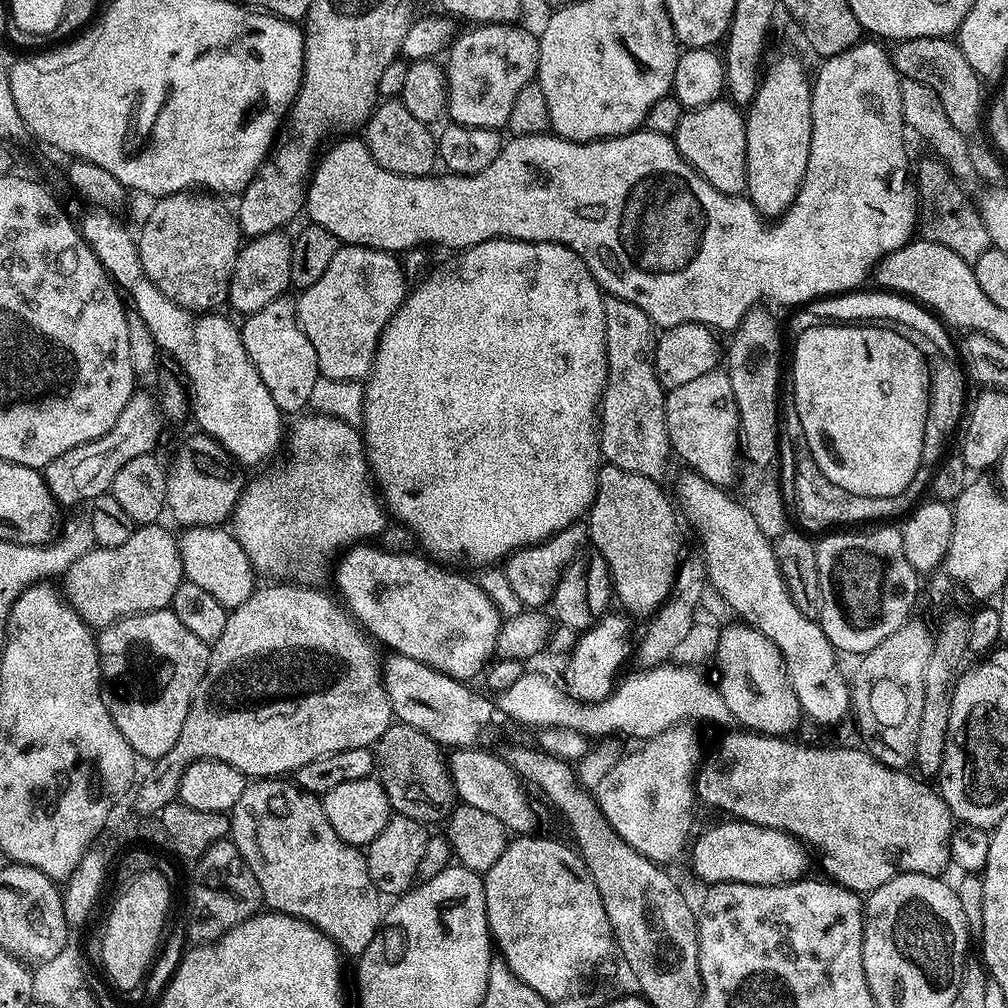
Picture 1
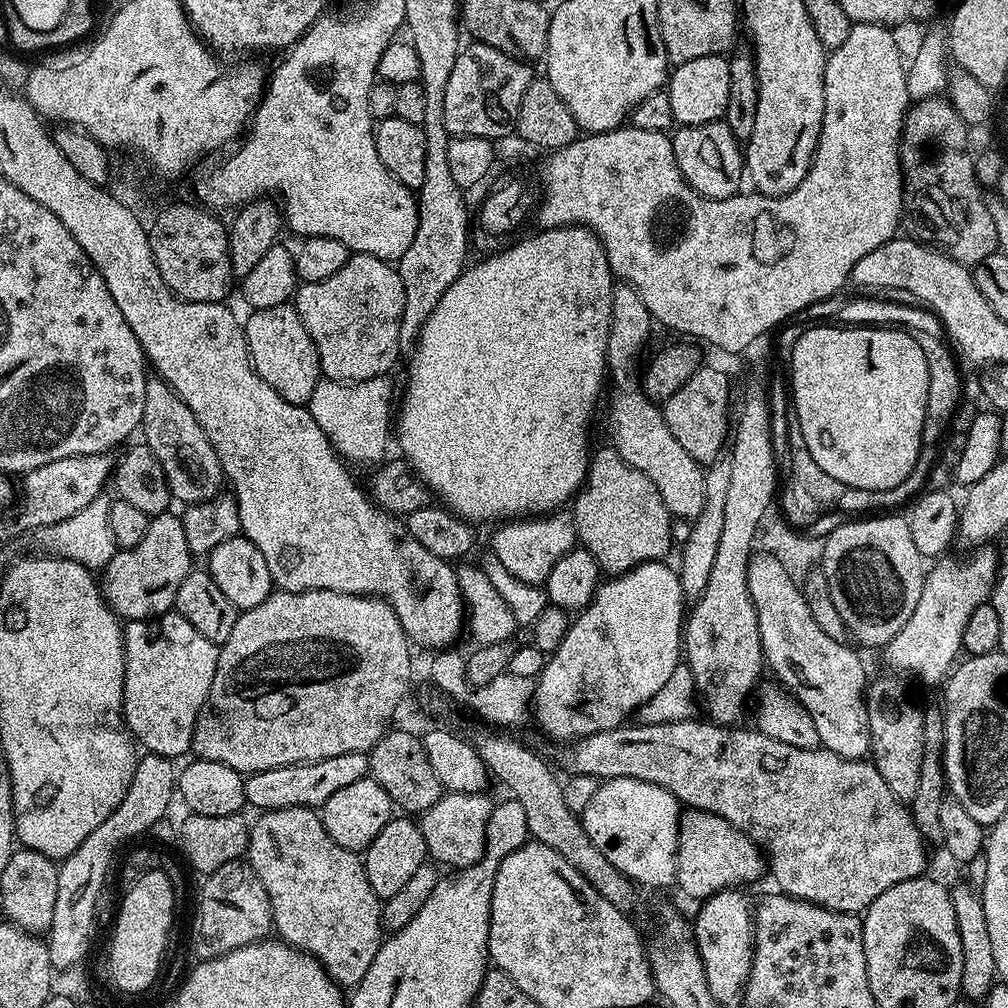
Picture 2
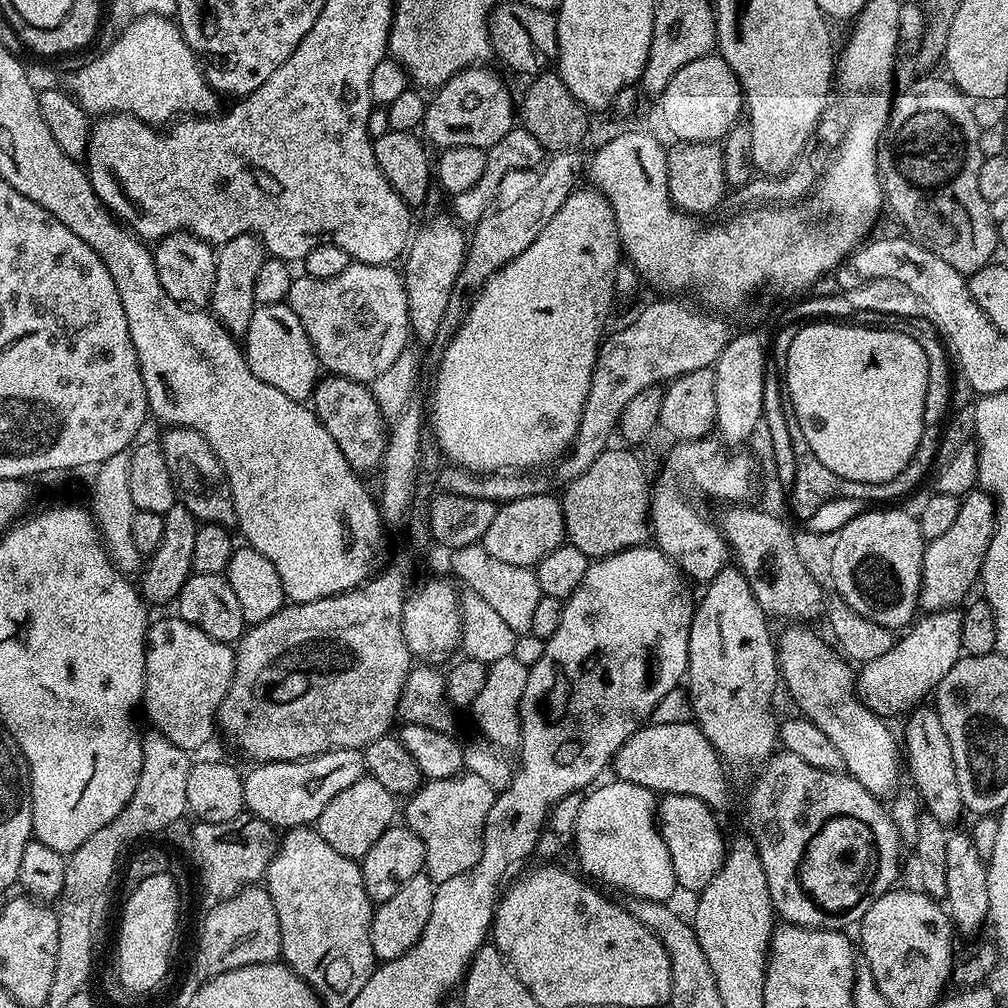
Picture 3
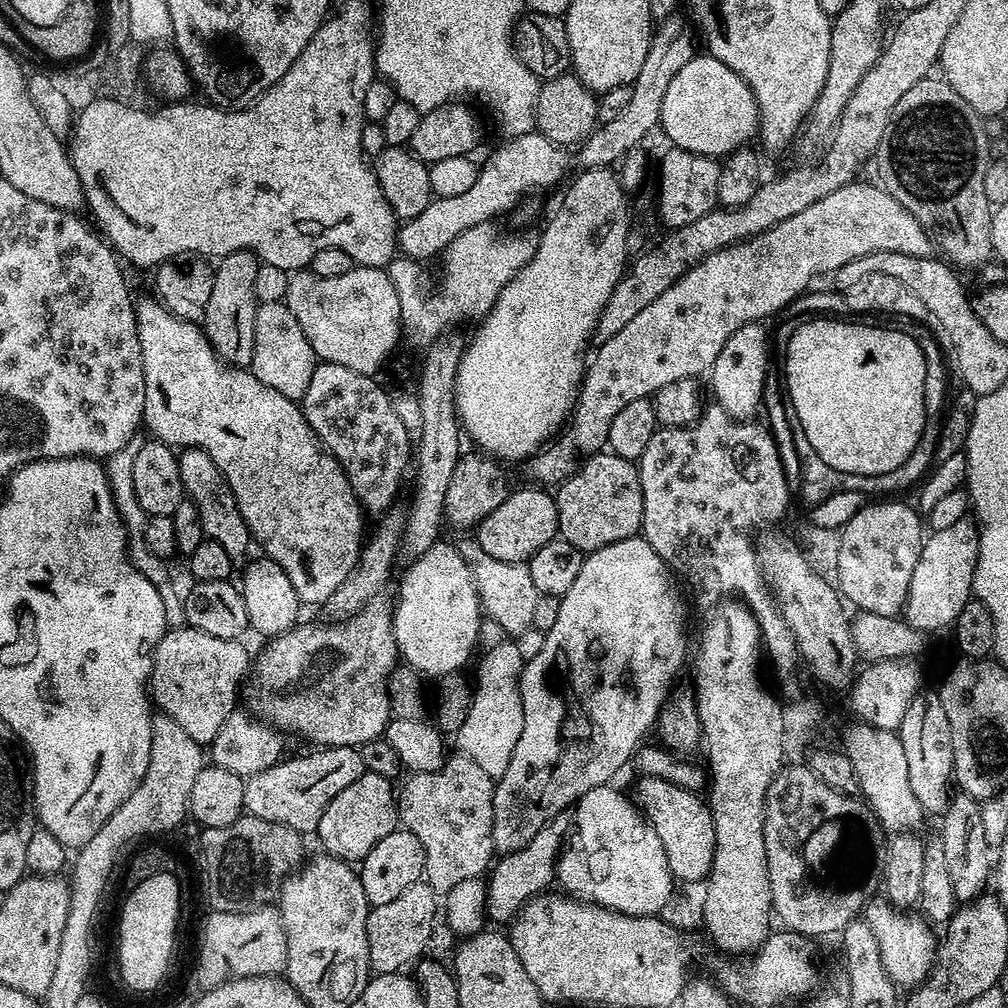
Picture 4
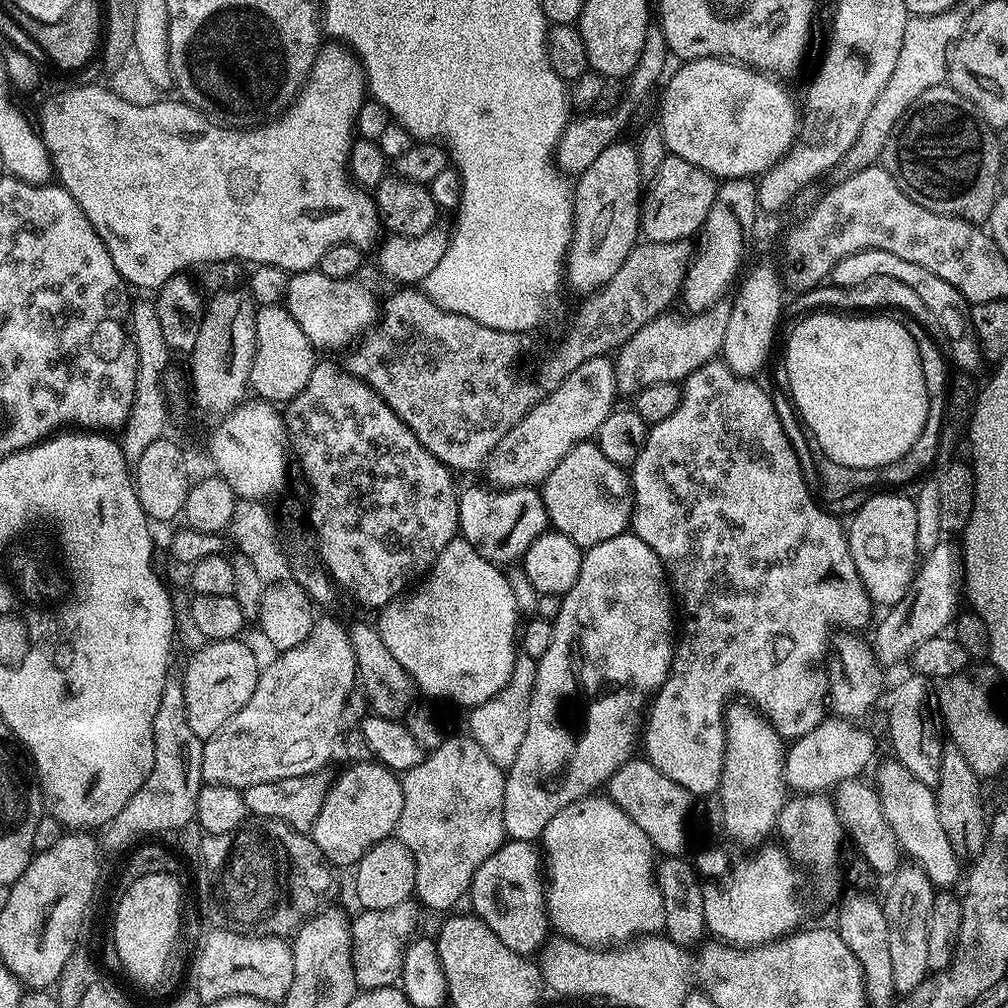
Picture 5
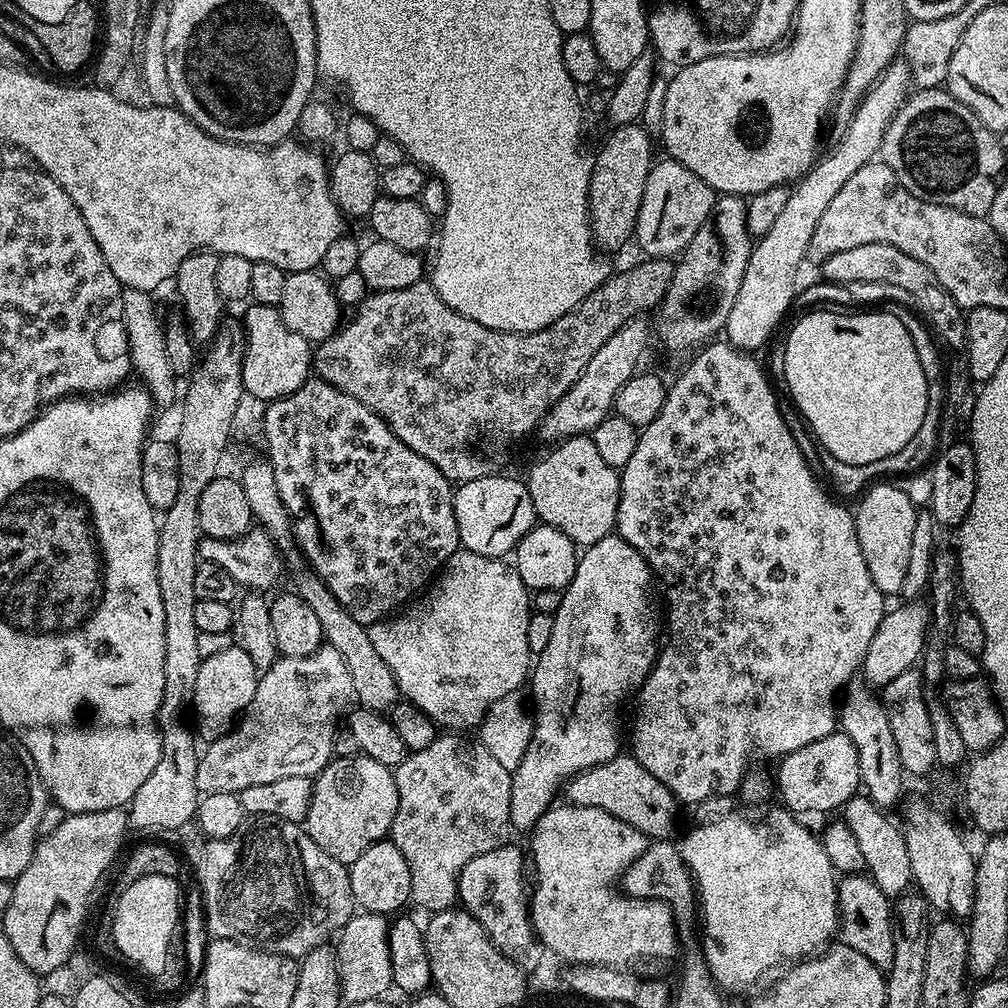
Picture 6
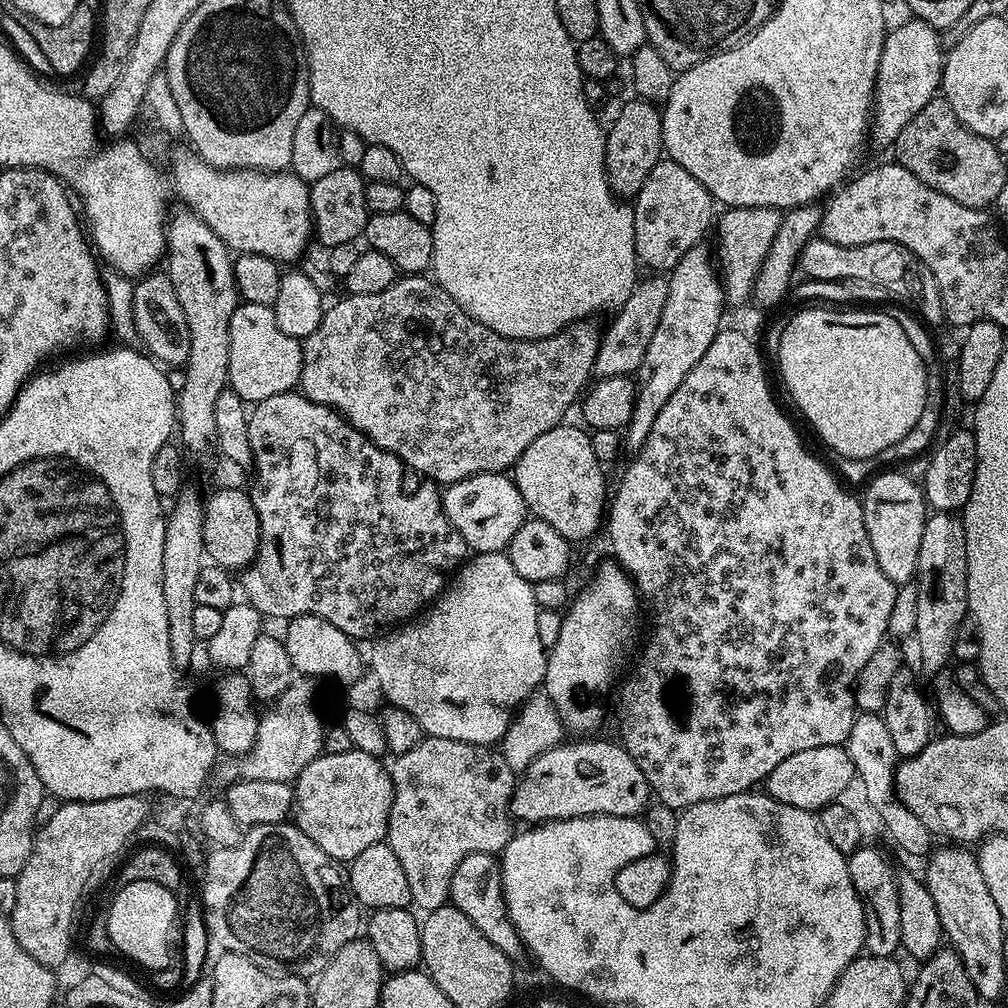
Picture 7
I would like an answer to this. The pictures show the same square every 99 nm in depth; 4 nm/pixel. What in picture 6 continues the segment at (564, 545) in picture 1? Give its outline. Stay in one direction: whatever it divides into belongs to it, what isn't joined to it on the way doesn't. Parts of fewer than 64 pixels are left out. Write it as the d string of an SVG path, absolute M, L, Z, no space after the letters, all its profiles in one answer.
M493 474L463 481L455 489L452 501L460 543L474 554L507 557L507 552L509 555L516 543L538 523L527 483L523 479L515 480L512 476Z

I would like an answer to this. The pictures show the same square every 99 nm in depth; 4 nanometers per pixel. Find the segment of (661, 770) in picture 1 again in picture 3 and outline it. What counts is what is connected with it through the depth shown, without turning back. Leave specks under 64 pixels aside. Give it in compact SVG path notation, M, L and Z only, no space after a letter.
M613 779L611 783L593 787L578 810L574 846L579 871L617 888L625 897L667 901L670 869L666 842L658 831L657 793L625 780Z

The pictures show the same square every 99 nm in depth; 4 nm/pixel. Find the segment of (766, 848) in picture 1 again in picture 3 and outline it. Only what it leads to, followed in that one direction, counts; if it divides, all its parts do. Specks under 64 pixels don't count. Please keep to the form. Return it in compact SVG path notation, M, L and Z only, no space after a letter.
M686 794L677 796L661 795L658 800L658 831L666 842L670 876L691 894L699 893L718 874L724 864L726 836L720 833L720 824L716 821L717 813L703 804L698 798Z

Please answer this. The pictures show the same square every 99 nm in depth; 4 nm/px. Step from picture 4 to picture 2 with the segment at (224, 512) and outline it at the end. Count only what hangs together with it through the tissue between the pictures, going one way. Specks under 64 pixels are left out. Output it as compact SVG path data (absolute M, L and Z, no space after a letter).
M155 374L149 375L146 382L143 432L143 443L148 445L154 458L158 458L166 474L166 482L172 492L173 501L181 500L181 505L184 506L204 504L221 495L223 488L220 487L225 487L226 477L210 438L206 438L190 406L186 406L186 402L182 402L179 394L162 377Z

